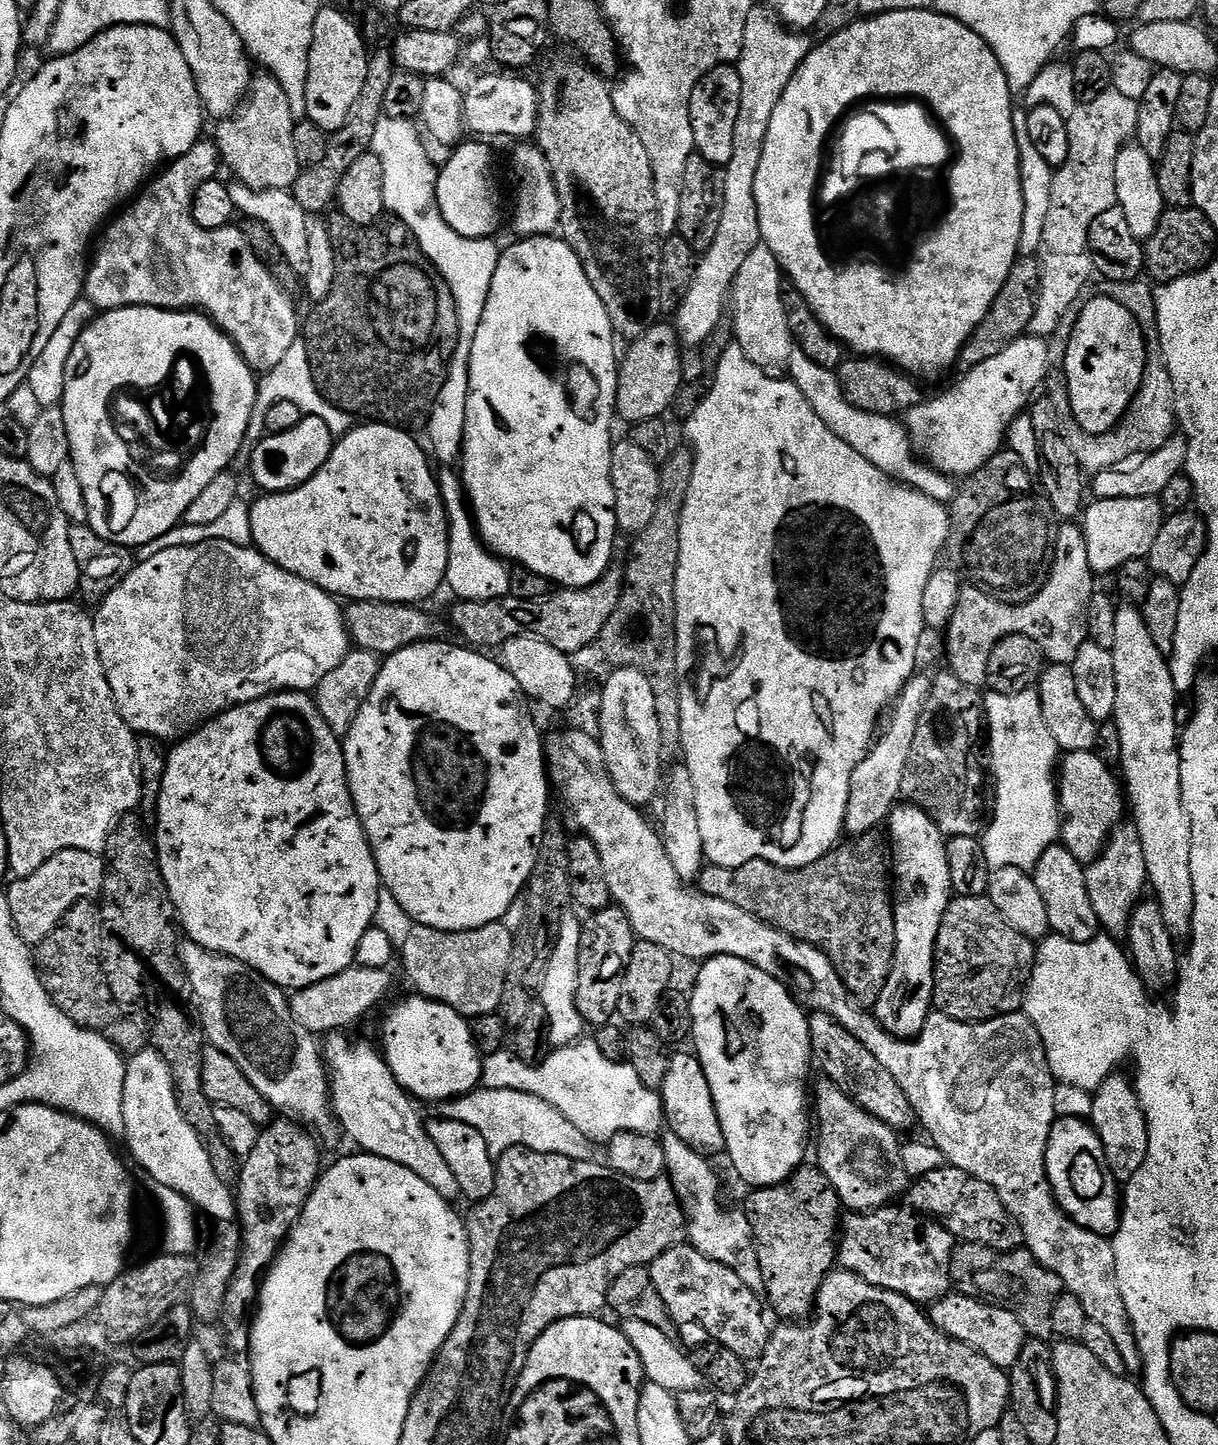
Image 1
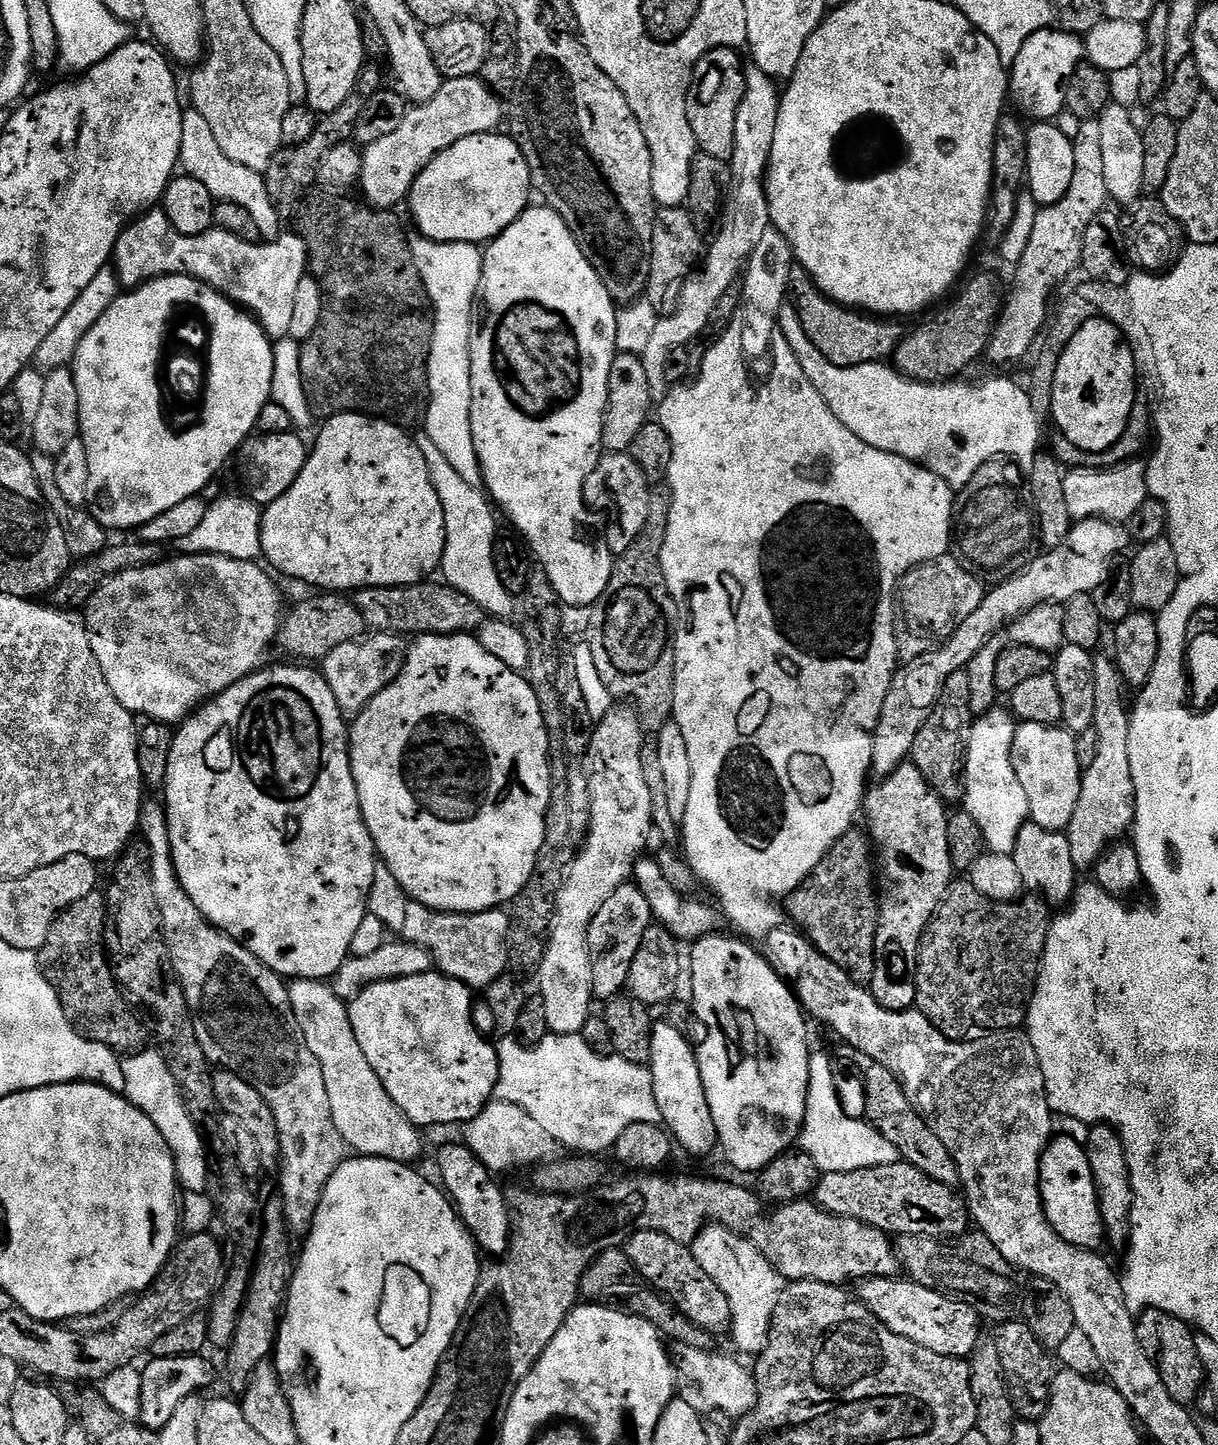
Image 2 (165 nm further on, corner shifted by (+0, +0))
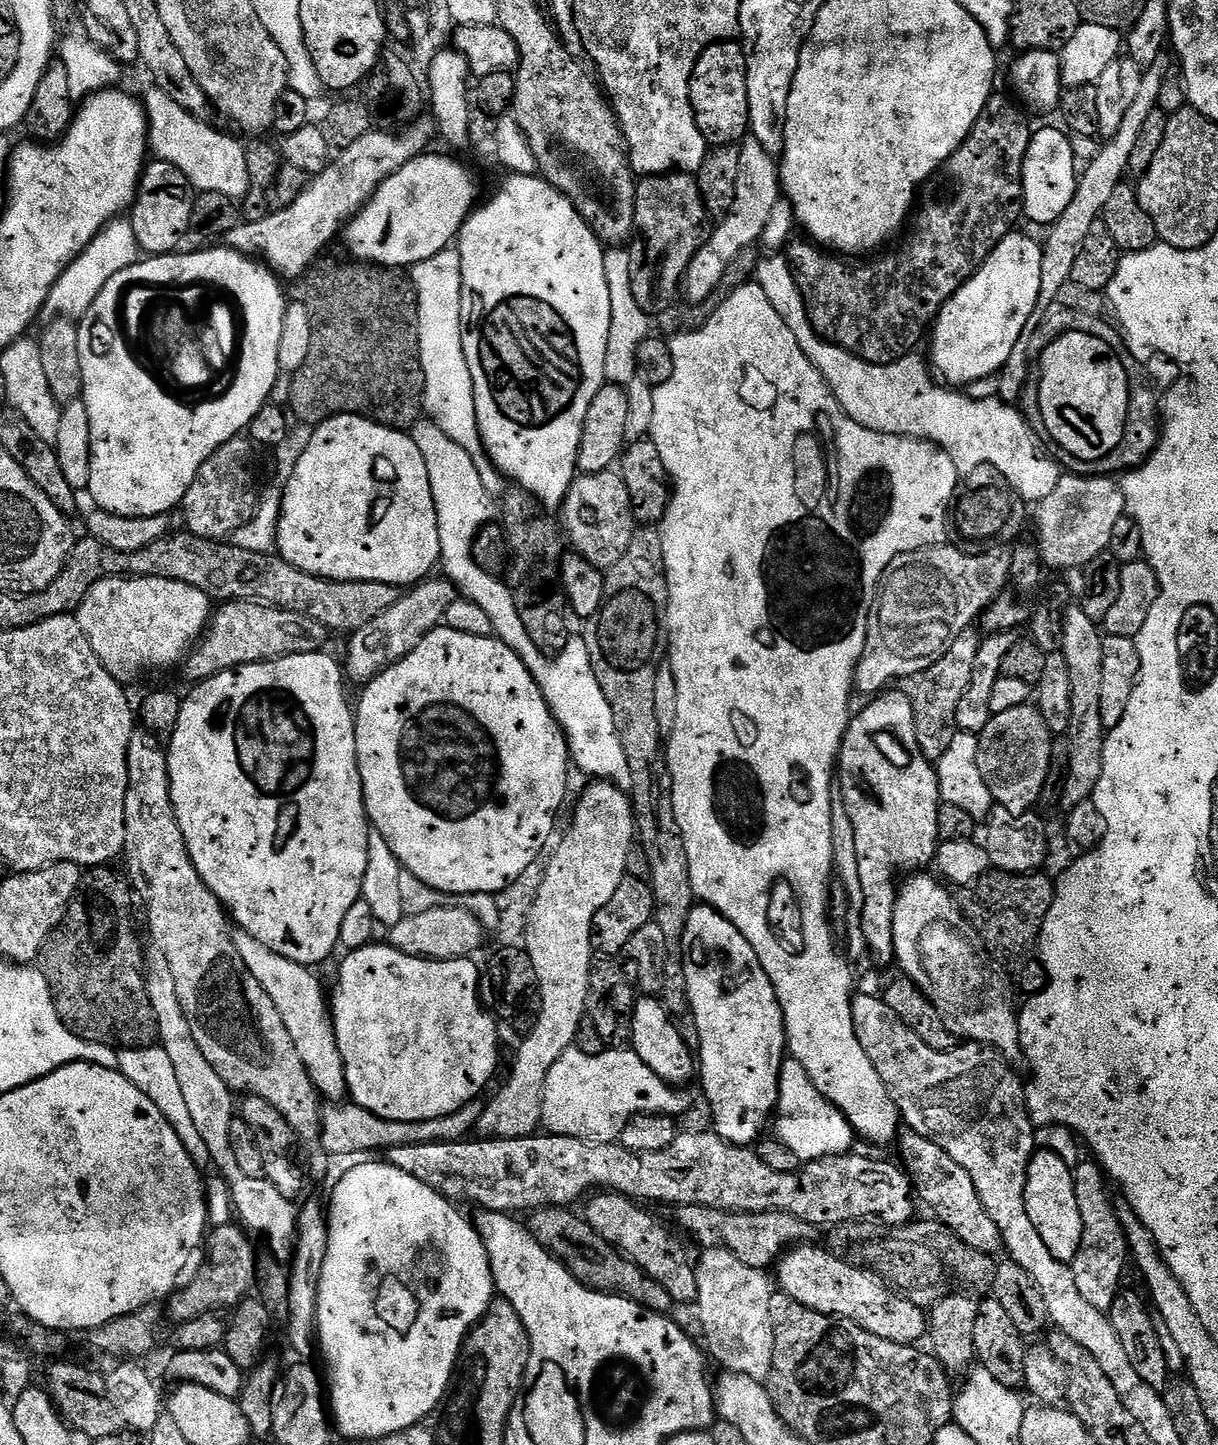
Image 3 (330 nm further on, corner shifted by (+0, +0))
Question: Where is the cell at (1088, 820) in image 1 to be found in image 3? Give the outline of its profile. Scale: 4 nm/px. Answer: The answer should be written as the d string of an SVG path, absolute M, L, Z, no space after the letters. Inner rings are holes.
M1031 703L1002 710L988 719L988 725L978 734L976 761L988 793L999 807L1017 814L1033 807L1032 803L1043 794L1044 783L1048 780L1052 743L1054 737L1048 731L1039 707Z

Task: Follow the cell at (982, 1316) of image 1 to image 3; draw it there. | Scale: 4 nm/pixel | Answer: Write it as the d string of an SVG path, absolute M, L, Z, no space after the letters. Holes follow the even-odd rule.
M796 1246L785 1251L779 1257L775 1265L778 1288L783 1295L791 1297L799 1304L821 1312L827 1316L841 1316L843 1320L849 1320L858 1325L862 1330L870 1334L878 1334L878 1338L886 1338L895 1344L915 1345L916 1340L925 1339L926 1336L926 1312L919 1308L912 1300L907 1300L907 1295L893 1290L885 1284L875 1272L869 1272L863 1268L855 1268L853 1264L847 1264L839 1256L833 1254L827 1247L808 1248L812 1246Z

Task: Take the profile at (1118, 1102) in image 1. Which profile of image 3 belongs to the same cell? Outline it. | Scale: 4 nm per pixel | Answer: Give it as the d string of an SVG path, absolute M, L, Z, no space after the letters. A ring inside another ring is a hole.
M1080 1162L1074 1168L1074 1175L1078 1214L1082 1216L1082 1234L1080 1249L1070 1261L1070 1267L1078 1286L1078 1294L1082 1294L1082 1298L1086 1298L1090 1306L1107 1313L1122 1288L1120 1279L1124 1276L1124 1263L1129 1263L1130 1260L1128 1241L1124 1239L1124 1229L1120 1227L1117 1209L1112 1209L1112 1204L1108 1201L1108 1192L1104 1189L1106 1176L1100 1165L1095 1162Z

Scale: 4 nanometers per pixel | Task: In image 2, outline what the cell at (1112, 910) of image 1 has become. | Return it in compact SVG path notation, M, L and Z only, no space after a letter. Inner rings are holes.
M1097 655L1092 661L1094 666L1094 720L1092 728L1096 732L1096 753L1092 761L1087 761L1080 777L1080 793L1074 806L1074 814L1070 818L1066 835L1070 842L1070 858L1074 858L1077 869L1091 869L1096 861L1106 852L1109 846L1129 835L1134 818L1134 788L1132 786L1132 767L1128 758L1128 726L1130 712L1124 708L1124 691L1126 685L1115 659Z

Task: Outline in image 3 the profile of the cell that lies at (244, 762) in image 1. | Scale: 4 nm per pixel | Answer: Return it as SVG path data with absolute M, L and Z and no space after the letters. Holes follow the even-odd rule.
M324 650L319 652L302 652L300 654L280 656L277 660L263 660L257 664L243 664L237 668L226 670L217 676L212 676L208 680L199 681L199 683L193 687L196 689L194 689L189 696L185 695L183 697L180 705L180 713L178 714L178 726L166 744L168 773L170 774L170 794L174 802L178 826L182 826L182 838L186 838L186 850L190 854L190 858L194 862L194 866L202 878L202 882L206 882L208 889L210 889L220 900L220 903L224 905L225 912L228 913L237 929L240 927L243 933L254 937L255 940L262 942L266 946L270 946L270 950L282 954L282 958L290 958L292 962L298 962L305 966L317 966L316 964L322 963L332 951L337 951L340 943L342 921L346 919L346 914L350 911L350 906L354 906L354 902L358 902L362 898L360 891L362 890L362 878L366 878L366 850L368 849L368 834L370 831L368 811L364 809L362 774L358 770L358 754L356 753L356 718L354 715L354 708L351 703L348 705L348 696L344 693L344 680L346 681L346 676L342 671L341 661L339 664L334 657L327 656L326 653L327 651Z

